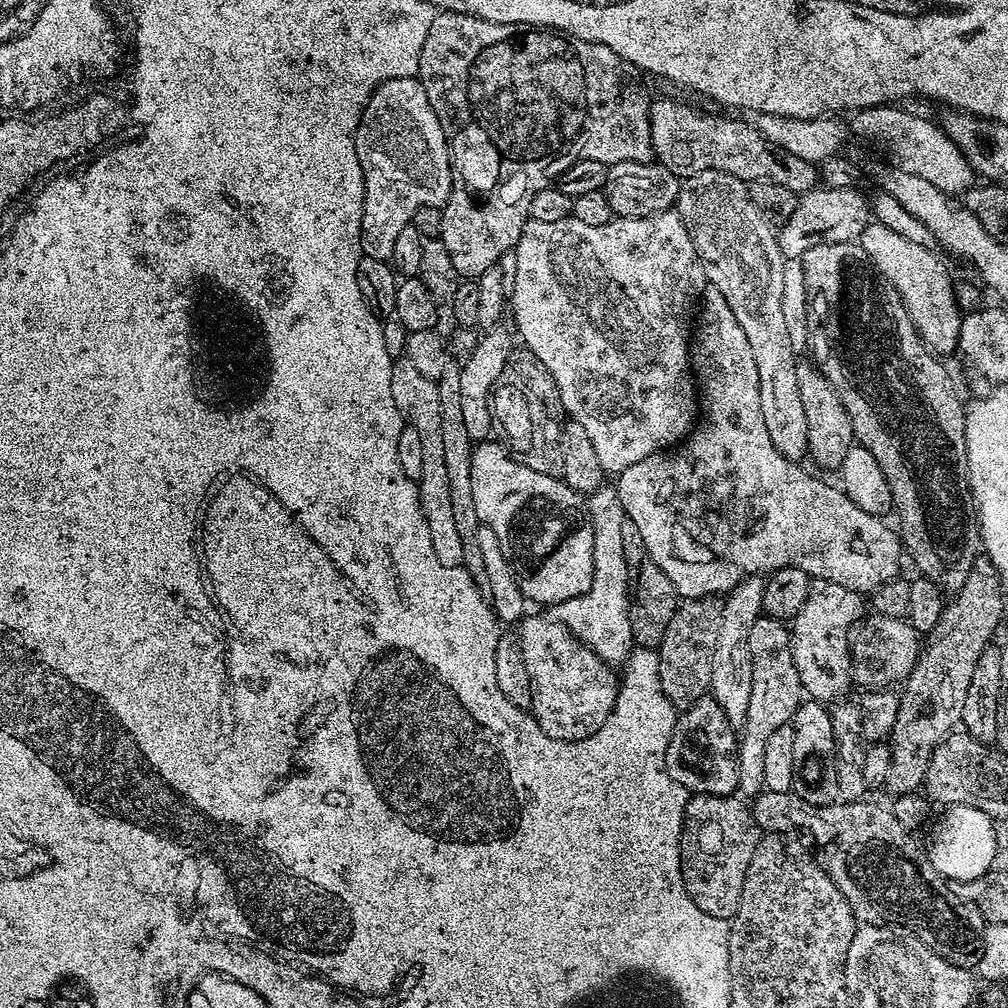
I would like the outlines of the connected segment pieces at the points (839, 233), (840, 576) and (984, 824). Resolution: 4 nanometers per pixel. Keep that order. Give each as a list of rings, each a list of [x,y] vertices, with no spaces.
[[[813,186],[799,197],[791,212],[787,213],[784,225],[779,225],[780,249],[785,258],[803,257],[807,248],[811,248],[827,232],[836,232],[835,239],[840,242],[852,242],[859,237],[863,228],[870,223],[870,204],[864,201],[859,187],[829,188]]]
[[[705,283],[702,289],[702,303],[700,308],[700,321],[695,321],[694,331],[690,336],[690,368],[694,373],[694,379],[698,389],[698,419],[691,432],[679,446],[671,450],[661,450],[642,458],[642,462],[634,462],[626,470],[622,470],[614,481],[614,487],[618,498],[624,507],[627,519],[638,526],[638,534],[642,534],[642,542],[646,542],[646,550],[650,550],[650,558],[658,562],[660,569],[670,578],[677,597],[697,600],[699,596],[713,594],[727,594],[733,586],[740,583],[745,576],[767,574],[775,572],[777,568],[797,568],[806,570],[810,578],[817,580],[829,580],[838,582],[838,586],[846,586],[846,590],[871,594],[886,582],[897,579],[900,568],[900,556],[902,560],[902,545],[895,527],[887,528],[880,521],[881,517],[867,507],[850,502],[846,494],[839,487],[827,484],[816,476],[811,476],[797,461],[788,460],[770,442],[770,434],[766,430],[766,421],[762,419],[762,402],[760,401],[760,387],[758,386],[758,366],[754,366],[754,353],[750,350],[750,341],[738,326],[738,318],[734,318],[734,310],[730,310],[730,302],[722,298],[722,290],[718,290],[713,284]]]
[[[954,804],[947,809],[948,812],[936,824],[936,829],[932,832],[928,844],[926,840],[926,851],[934,870],[943,876],[945,880],[970,880],[978,878],[979,875],[986,874],[994,868],[996,860],[996,828],[992,817],[982,814],[982,810],[974,810],[974,806],[965,804]]]

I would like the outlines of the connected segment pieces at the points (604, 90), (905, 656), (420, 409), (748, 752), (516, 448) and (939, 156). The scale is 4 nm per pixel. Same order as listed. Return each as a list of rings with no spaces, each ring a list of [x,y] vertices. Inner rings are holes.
[[[468,10],[437,11],[434,22],[430,22],[430,34],[426,34],[426,42],[422,42],[422,58],[418,79],[426,90],[426,98],[435,110],[440,125],[450,141],[452,157],[452,192],[448,201],[442,205],[442,230],[438,239],[446,246],[450,259],[454,262],[454,270],[458,270],[461,278],[479,278],[490,266],[501,263],[504,255],[511,253],[522,230],[530,219],[528,211],[530,202],[534,202],[534,194],[538,190],[549,187],[575,160],[600,160],[603,164],[614,165],[618,162],[649,162],[653,159],[652,139],[650,138],[650,106],[652,100],[648,96],[648,88],[635,68],[633,61],[623,51],[612,47],[611,43],[589,38],[571,30],[557,30],[552,26],[531,28],[528,22],[505,22],[500,18],[478,16]]]
[[[879,614],[871,615],[865,615],[850,633],[848,652],[852,655],[852,679],[857,685],[860,683],[859,687],[864,690],[891,689],[907,680],[911,671],[914,670],[922,640],[907,619],[899,620]]]
[[[396,358],[392,361],[392,373],[388,383],[394,393],[394,406],[398,406],[400,415],[407,423],[418,430],[422,441],[422,474],[418,481],[420,489],[420,509],[430,530],[430,546],[434,546],[434,554],[438,554],[438,562],[442,566],[461,567],[464,563],[462,541],[454,523],[454,514],[450,503],[450,481],[446,475],[446,458],[442,447],[442,409],[438,403],[438,386],[435,380],[426,378],[426,374],[414,366],[406,358]]]
[[[761,614],[750,630],[750,662],[752,663],[750,702],[746,716],[738,732],[736,769],[738,770],[738,792],[741,797],[759,796],[764,788],[762,765],[766,755],[766,742],[770,734],[791,721],[805,695],[800,685],[798,670],[794,670],[792,637],[785,621]]]
[[[513,347],[510,358],[506,358],[506,366],[502,366],[502,374],[492,389],[492,414],[499,431],[500,428],[504,431],[507,447],[521,464],[530,466],[530,470],[538,470],[538,474],[560,476],[562,409],[558,386],[550,370],[542,366],[529,348]]]
[[[895,103],[861,108],[853,116],[856,117],[850,120],[850,128],[855,135],[857,132],[862,139],[869,140],[876,148],[881,148],[885,152],[883,155],[892,164],[909,174],[926,178],[931,185],[945,194],[962,194],[977,179],[978,173],[966,158],[966,154],[958,150],[956,143],[944,133],[943,127],[937,121],[935,124],[916,112],[907,112],[904,106],[897,106]]]

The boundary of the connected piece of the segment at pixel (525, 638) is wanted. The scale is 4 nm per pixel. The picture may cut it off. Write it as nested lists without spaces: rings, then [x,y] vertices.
[[[525,615],[518,625],[518,635],[522,646],[522,658],[526,662],[526,674],[530,674],[530,694],[532,706],[530,714],[542,726],[550,738],[559,740],[581,740],[593,736],[606,718],[612,714],[612,708],[618,703],[618,676],[611,667],[600,659],[577,638],[565,624],[548,616]]]

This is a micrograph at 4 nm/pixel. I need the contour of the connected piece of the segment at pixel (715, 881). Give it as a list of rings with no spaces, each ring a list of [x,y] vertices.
[[[689,795],[688,805],[684,808],[684,823],[680,827],[680,877],[694,906],[706,910],[714,918],[731,921],[738,910],[738,898],[742,898],[742,886],[750,858],[756,853],[758,829],[751,807],[743,799],[731,796]]]

